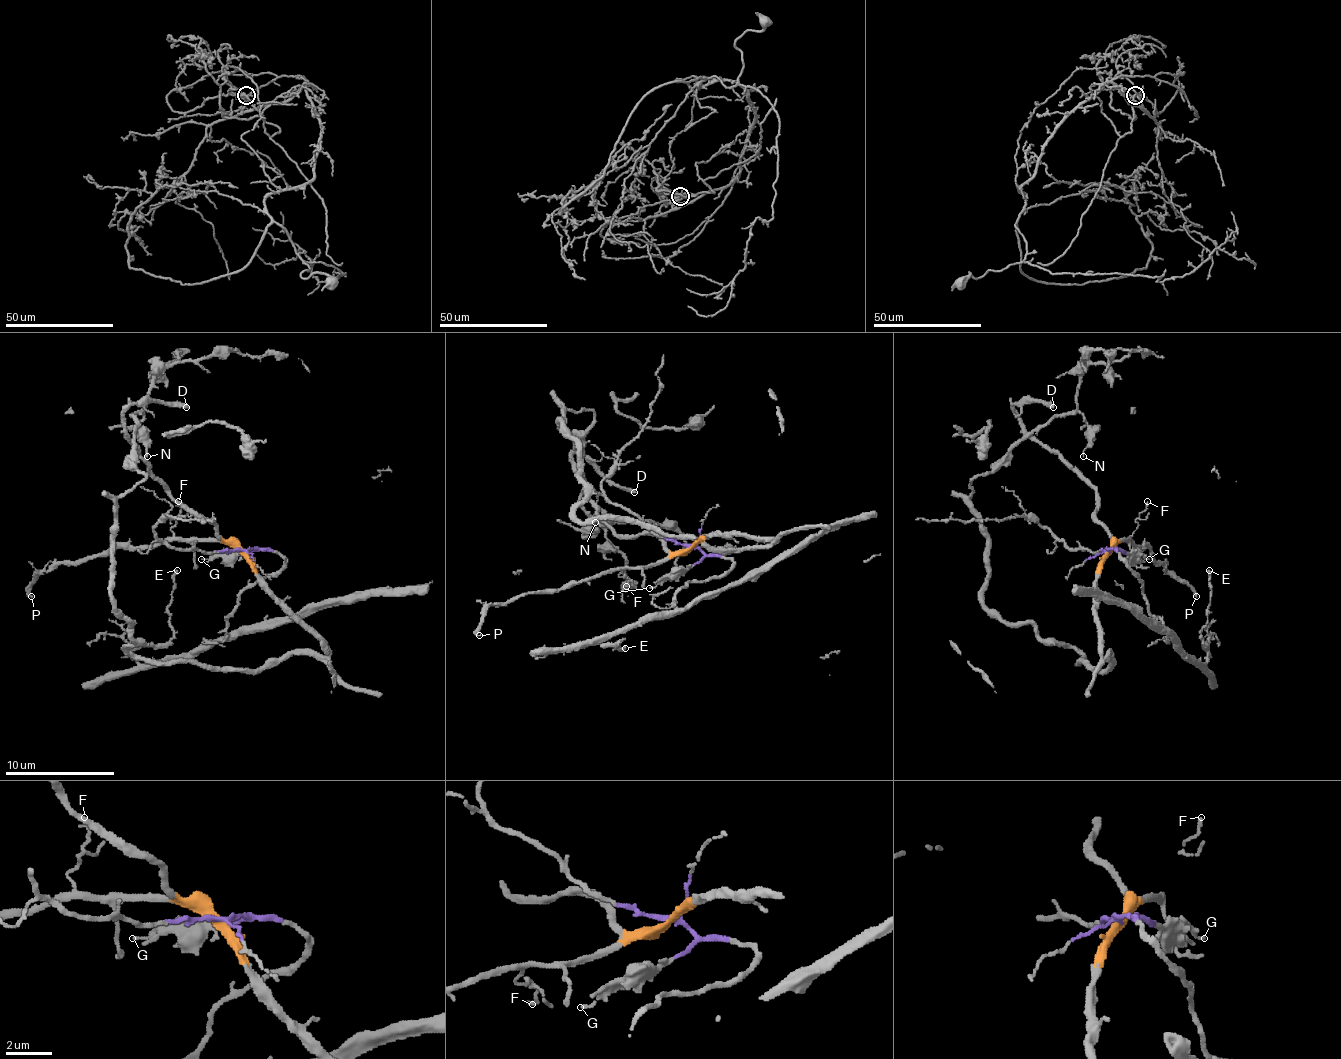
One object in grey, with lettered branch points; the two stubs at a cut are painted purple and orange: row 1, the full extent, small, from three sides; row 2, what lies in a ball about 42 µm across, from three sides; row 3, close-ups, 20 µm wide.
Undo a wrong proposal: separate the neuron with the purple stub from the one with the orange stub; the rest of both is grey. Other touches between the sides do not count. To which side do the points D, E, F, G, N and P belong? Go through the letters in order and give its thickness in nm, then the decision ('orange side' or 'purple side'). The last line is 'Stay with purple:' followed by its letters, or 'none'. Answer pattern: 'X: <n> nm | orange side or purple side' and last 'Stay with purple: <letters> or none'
D: 300 nm | orange side
E: 200 nm | purple side
F: 120 nm | orange side
G: 110 nm | purple side
N: 80 nm | orange side
P: 220 nm | orange side
Stay with purple: E, G

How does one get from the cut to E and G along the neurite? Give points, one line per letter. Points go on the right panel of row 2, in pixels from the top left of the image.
E: (1108, 550), (1141, 580), (1146, 610), (1171, 640), (1204, 664), (1201, 634), (1209, 569)
G: (1108, 550), (1125, 550), (1149, 558)

